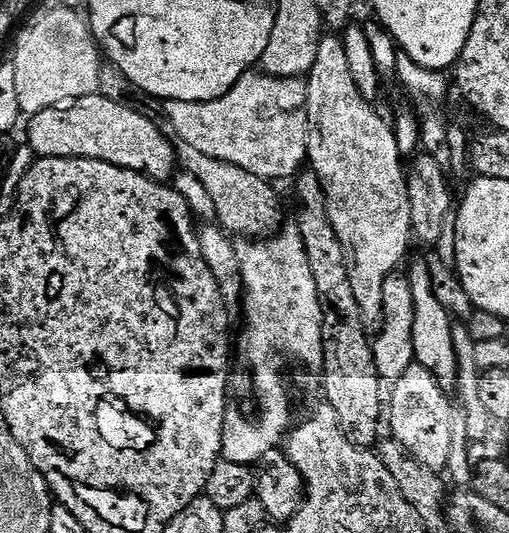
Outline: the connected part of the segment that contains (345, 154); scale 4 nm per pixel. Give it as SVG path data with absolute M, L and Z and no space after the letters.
M328 34L318 46L318 58L308 71L306 80L306 123L308 126L308 158L311 171L318 174L322 190L326 194L326 210L330 214L330 226L338 234L348 253L348 273L354 298L358 301L360 313L366 318L383 317L382 288L386 278L397 271L408 252L408 243L413 243L410 198L406 164L398 150L393 125L388 124L375 112L373 105L358 90L354 77L350 74L350 62L346 58L346 46L336 34Z

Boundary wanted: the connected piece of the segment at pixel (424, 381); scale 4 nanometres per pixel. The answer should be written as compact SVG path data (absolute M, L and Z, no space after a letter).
M413 363L402 378L392 385L392 409L387 409L386 420L392 423L391 439L396 440L422 466L430 466L430 470L443 473L450 459L450 446L453 445L450 419L453 401L448 401L449 393L426 370L426 366Z

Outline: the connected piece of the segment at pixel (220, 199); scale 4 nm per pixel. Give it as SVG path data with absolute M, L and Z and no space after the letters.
M183 142L176 144L176 159L183 171L206 186L206 194L210 194L210 202L214 202L215 223L225 232L254 241L271 238L280 231L285 223L284 212L280 209L280 196L269 181L258 178L258 174L250 174L250 170L242 170L242 166L210 158L202 154L202 150Z

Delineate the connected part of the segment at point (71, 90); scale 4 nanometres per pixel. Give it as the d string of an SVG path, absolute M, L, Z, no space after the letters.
M63 6L39 12L15 33L16 53L10 56L18 85L18 106L28 118L47 108L67 106L74 100L97 95L100 90L102 52L89 21L85 17L83 20L77 9Z

